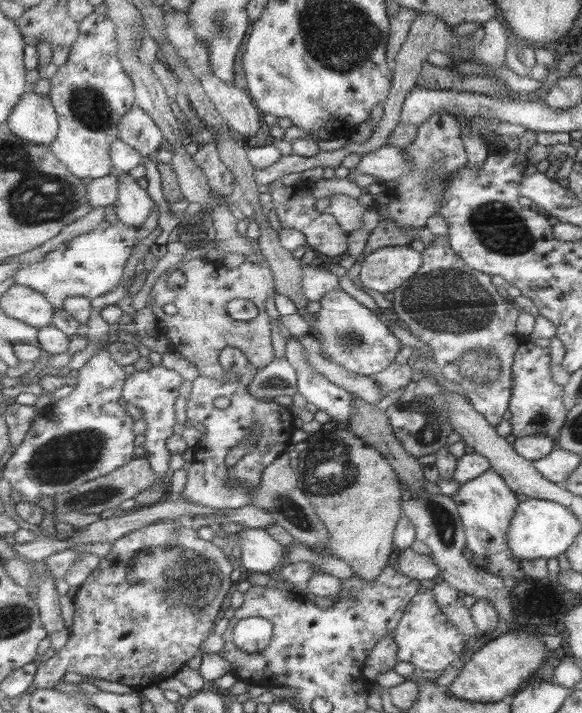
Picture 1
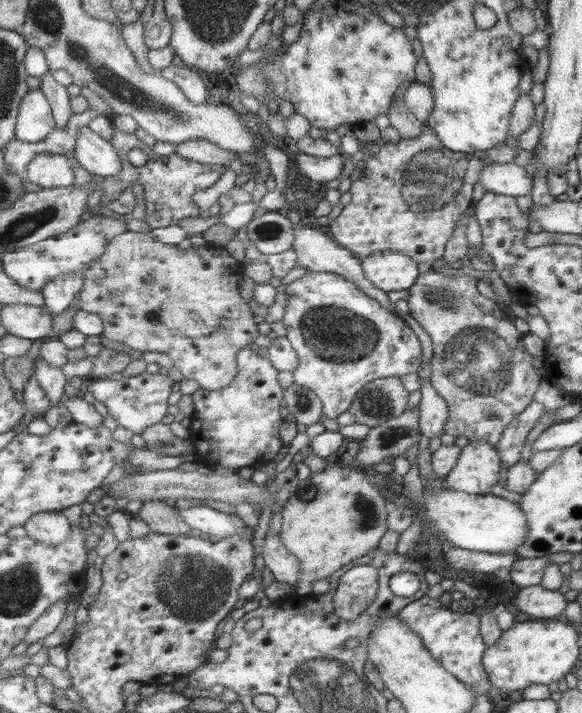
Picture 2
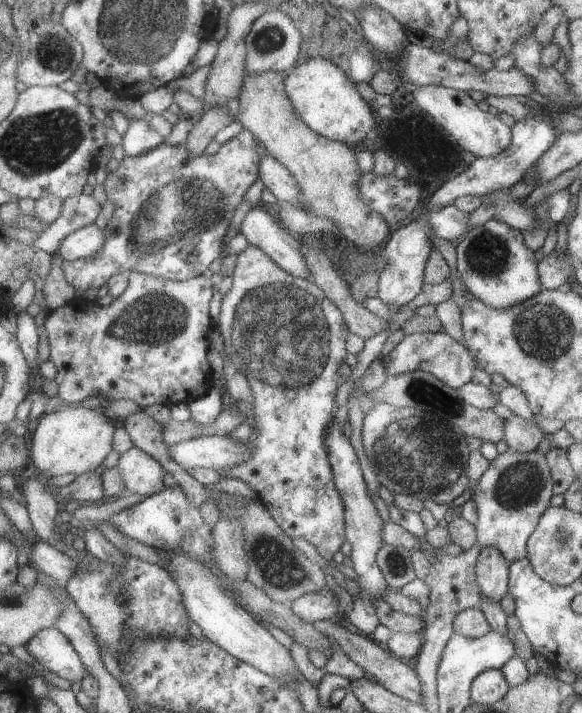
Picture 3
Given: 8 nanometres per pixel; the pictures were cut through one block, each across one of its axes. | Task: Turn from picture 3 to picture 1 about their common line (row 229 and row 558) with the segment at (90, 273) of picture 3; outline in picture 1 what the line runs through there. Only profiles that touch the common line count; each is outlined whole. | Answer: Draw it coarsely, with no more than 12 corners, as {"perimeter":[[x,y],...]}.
{"perimeter":[[175,520],[117,540],[74,597],[67,673],[176,676],[236,583]]}

